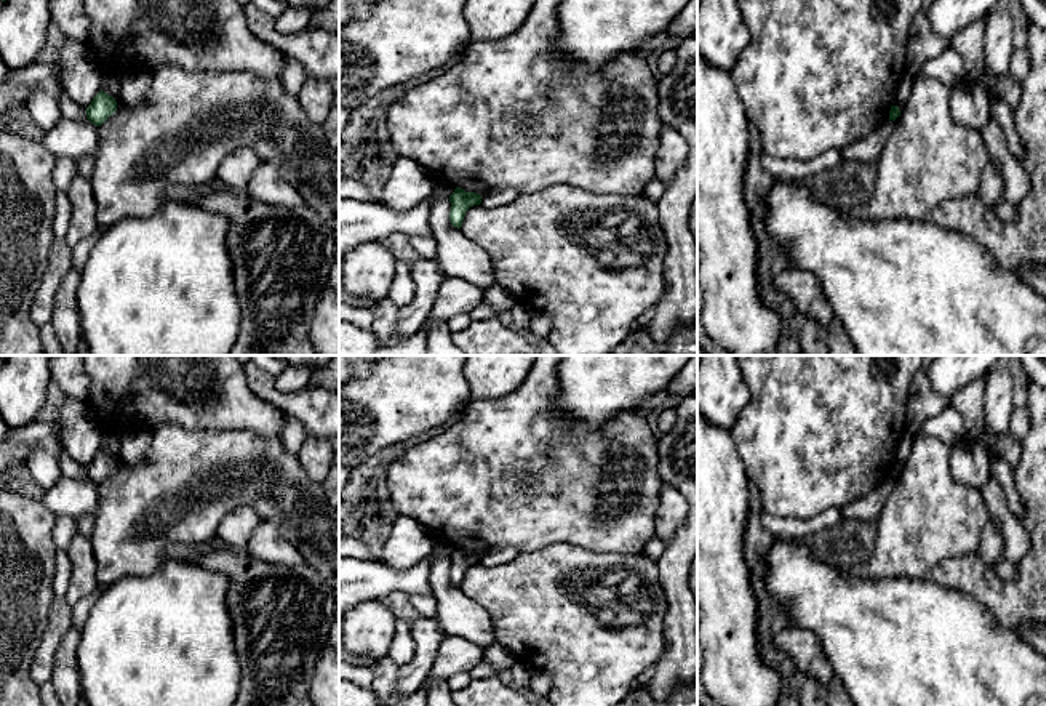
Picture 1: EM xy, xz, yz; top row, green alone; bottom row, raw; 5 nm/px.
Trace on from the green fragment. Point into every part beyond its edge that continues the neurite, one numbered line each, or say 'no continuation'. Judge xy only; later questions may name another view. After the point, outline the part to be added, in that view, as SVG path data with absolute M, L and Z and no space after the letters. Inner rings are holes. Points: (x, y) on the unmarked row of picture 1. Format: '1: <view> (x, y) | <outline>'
no continuation

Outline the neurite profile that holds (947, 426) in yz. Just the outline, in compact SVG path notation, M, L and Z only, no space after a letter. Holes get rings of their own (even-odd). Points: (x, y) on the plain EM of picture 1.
M953 407L942 410L921 426L921 432L944 443L956 445L964 439L963 416Z

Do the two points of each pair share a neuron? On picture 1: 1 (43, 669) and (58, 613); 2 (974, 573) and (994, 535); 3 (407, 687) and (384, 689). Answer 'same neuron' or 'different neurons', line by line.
1: same neuron
2: different neurons
3: different neurons

